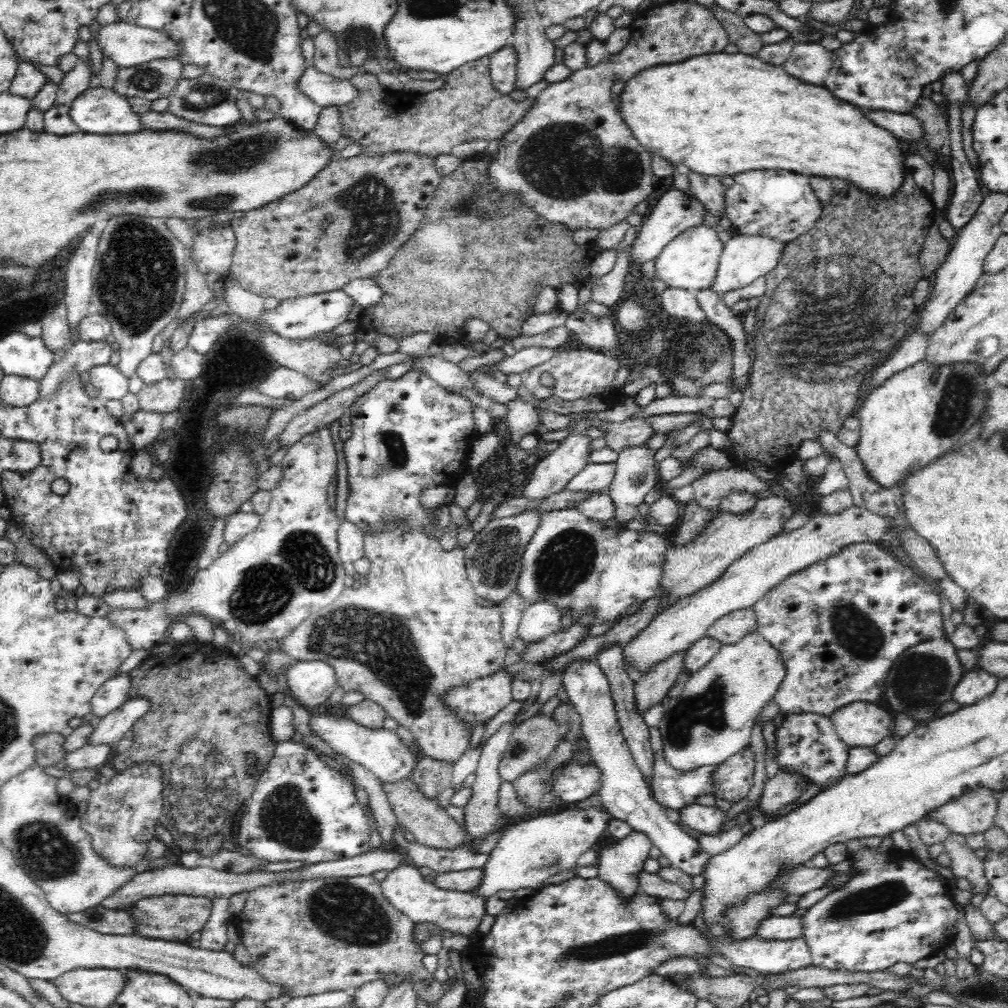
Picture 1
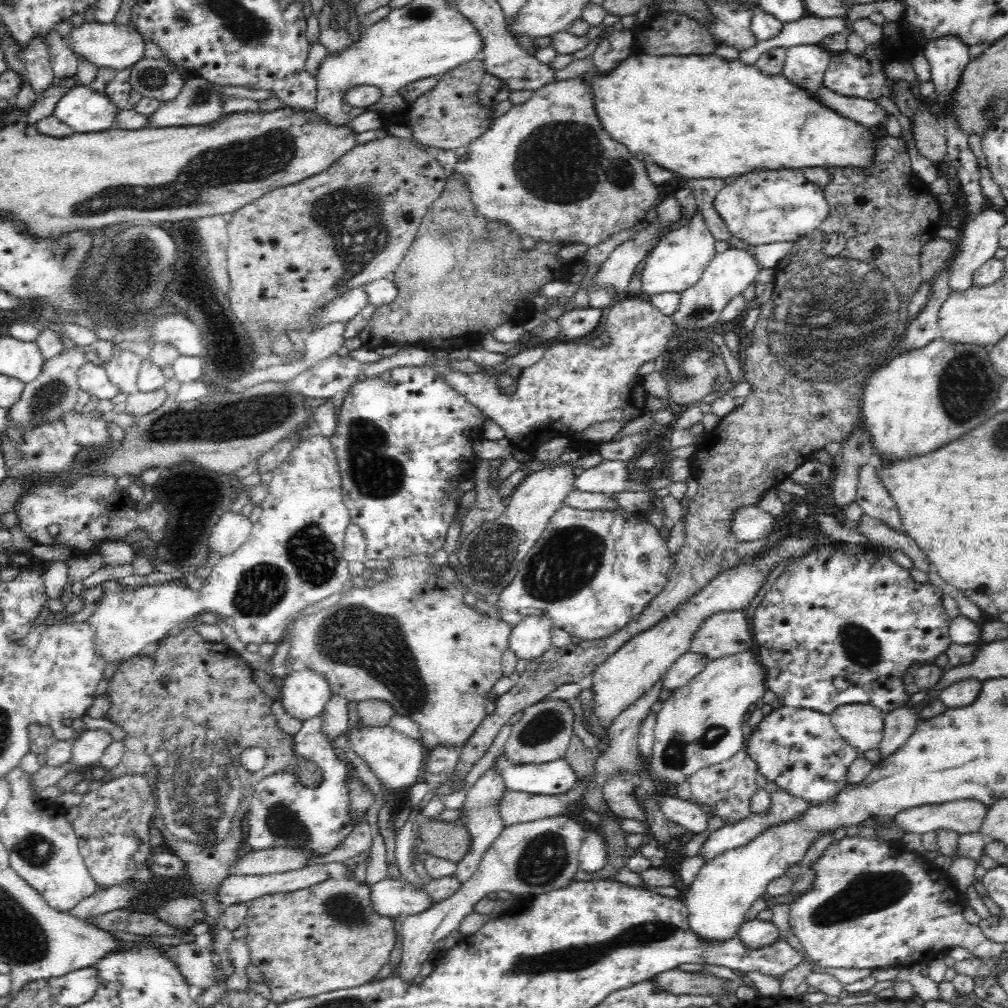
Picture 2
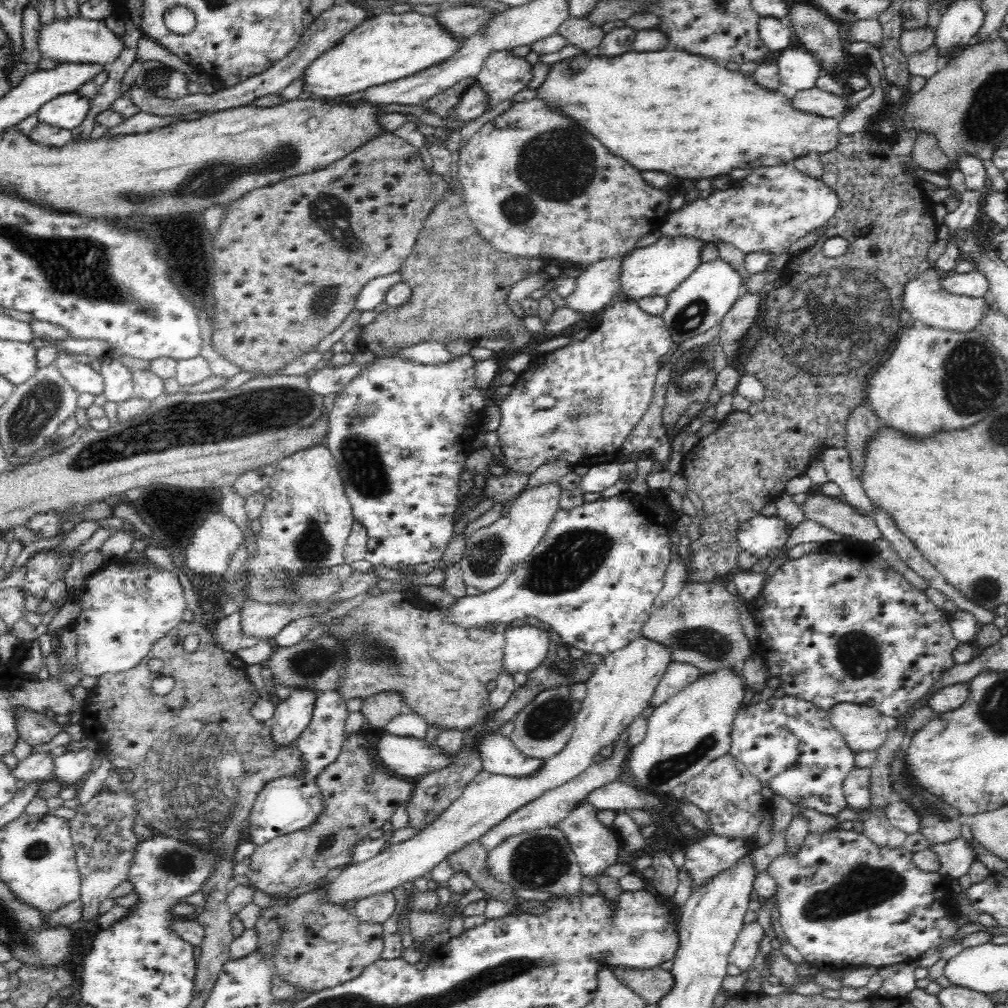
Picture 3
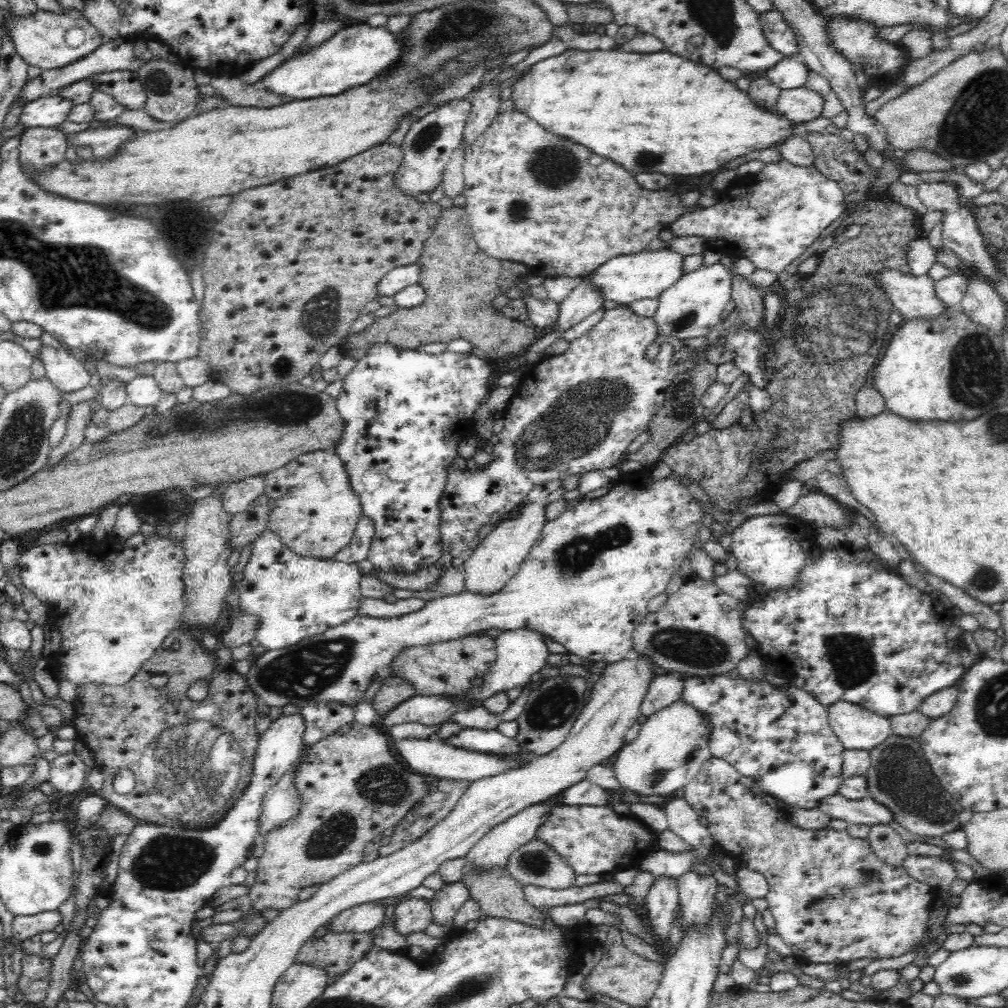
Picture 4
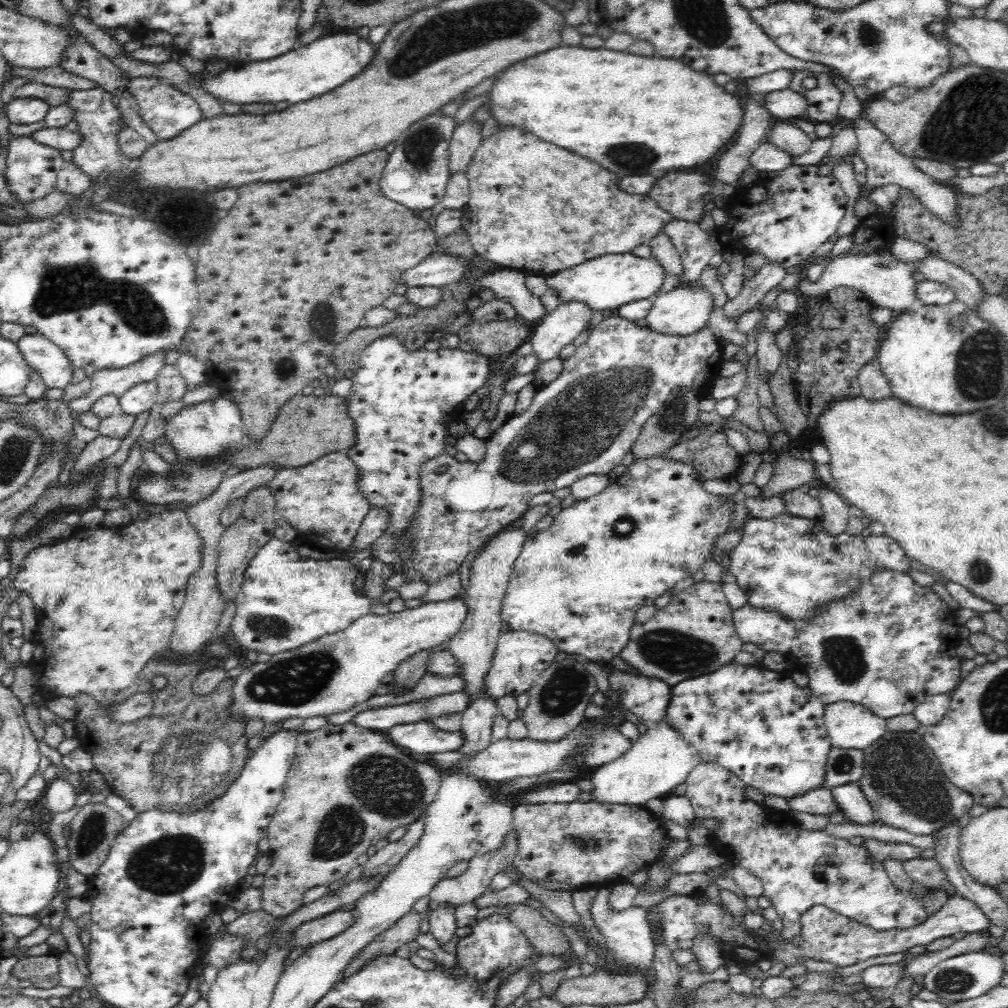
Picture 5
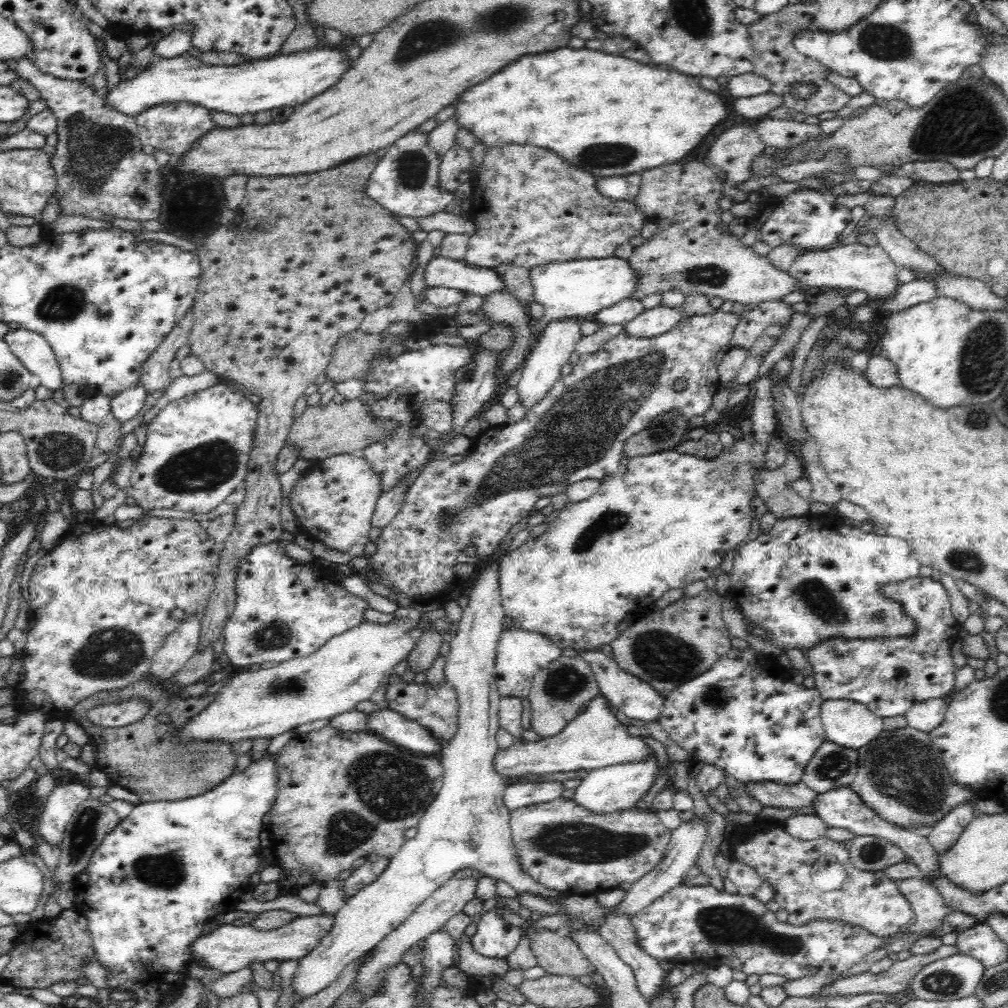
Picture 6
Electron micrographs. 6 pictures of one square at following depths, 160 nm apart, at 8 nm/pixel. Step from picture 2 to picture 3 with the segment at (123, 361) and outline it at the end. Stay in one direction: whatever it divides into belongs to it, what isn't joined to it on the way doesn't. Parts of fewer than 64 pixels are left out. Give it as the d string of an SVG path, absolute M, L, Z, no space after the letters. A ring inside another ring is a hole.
M102 360L100 366L103 394L108 402L118 404L133 396L131 366L127 367L120 360Z

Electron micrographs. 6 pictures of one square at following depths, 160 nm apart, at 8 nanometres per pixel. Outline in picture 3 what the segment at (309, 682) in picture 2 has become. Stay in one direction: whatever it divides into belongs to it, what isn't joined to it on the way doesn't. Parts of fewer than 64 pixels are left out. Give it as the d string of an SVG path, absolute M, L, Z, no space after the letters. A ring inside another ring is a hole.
M293 690L292 696L276 706L274 717L268 723L274 749L297 743L302 732L310 725L315 694Z

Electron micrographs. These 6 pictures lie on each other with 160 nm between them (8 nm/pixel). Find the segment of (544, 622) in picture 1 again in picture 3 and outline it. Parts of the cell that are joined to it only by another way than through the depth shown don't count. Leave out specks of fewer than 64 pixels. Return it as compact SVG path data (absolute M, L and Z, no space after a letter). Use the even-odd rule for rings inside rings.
M534 625L508 627L504 635L503 672L516 676L528 675L532 670L545 663L552 641L549 633Z

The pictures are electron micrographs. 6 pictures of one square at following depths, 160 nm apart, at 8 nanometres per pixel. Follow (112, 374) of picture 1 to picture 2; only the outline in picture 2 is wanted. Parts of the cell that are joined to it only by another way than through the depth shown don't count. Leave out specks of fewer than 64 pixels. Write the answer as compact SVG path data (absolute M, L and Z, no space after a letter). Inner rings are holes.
M88 362L82 364L76 372L76 378L79 384L76 390L84 390L98 400L110 400L118 394L118 389L112 385L102 365L94 365Z

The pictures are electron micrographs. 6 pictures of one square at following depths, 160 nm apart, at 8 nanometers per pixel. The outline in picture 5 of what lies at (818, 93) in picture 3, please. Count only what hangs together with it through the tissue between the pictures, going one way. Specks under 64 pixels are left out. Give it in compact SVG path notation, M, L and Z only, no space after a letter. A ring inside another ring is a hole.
M790 88L765 94L760 101L775 120L806 118L806 99Z

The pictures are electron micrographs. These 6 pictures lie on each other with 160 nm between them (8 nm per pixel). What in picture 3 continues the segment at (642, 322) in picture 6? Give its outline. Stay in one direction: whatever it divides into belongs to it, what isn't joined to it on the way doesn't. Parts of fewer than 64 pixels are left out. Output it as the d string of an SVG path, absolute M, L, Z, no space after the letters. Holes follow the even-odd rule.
M716 258L700 263L692 274L667 294L667 308L661 318L673 342L680 344L722 323L741 294L740 275L726 261Z

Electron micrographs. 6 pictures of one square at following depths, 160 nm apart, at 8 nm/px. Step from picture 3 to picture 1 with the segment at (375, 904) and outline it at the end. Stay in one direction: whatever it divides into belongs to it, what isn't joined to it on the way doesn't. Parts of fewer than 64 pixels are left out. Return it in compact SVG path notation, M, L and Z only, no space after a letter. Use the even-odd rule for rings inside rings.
M411 863L396 866L380 882L380 890L390 905L408 916L410 920L426 924L435 924L438 928L452 930L455 934L470 937L484 918L484 900L486 898L468 892L442 890L434 883L425 880L424 871Z

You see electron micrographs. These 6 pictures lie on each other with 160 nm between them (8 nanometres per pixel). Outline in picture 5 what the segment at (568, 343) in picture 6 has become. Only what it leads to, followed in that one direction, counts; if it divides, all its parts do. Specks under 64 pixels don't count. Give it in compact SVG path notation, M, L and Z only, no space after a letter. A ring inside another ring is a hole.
M560 303L552 314L548 314L540 325L533 328L528 339L534 355L538 357L538 366L532 370L534 376L542 363L559 357L562 348L573 344L580 333L586 332L593 314L584 303Z

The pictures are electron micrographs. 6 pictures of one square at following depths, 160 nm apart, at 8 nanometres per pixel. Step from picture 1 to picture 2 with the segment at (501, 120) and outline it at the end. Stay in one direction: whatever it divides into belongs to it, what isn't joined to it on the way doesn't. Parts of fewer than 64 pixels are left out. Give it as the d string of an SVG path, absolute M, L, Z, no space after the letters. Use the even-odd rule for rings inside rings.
M475 59L451 68L439 76L439 81L434 87L409 103L407 112L401 114L400 120L412 128L412 134L420 144L436 146L442 150L455 150L460 146L468 146L482 132L488 130L493 120L488 117L490 107L480 105L476 97L476 90L485 75L484 72L482 61Z

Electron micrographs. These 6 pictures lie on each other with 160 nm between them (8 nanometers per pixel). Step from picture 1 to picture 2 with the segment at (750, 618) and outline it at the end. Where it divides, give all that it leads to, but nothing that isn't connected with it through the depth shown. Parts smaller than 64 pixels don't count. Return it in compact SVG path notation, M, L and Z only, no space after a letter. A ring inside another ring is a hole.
M742 610L716 612L700 622L690 638L688 651L712 660L736 656L753 645L746 614Z

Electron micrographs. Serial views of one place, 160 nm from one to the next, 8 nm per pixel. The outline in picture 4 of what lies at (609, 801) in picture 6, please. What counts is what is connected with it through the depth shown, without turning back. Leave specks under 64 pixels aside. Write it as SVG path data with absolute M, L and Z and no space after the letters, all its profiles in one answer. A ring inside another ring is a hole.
M682 700L655 712L641 726L638 737L616 753L616 761L610 766L616 781L626 791L646 797L665 798L683 788L711 758L708 724L705 716Z

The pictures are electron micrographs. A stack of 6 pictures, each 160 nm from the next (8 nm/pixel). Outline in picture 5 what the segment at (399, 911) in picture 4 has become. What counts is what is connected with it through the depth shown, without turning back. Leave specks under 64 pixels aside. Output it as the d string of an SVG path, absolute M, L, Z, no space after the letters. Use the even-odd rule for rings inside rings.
M412 911L406 913L400 920L397 920L392 928L385 930L379 934L371 944L362 949L343 970L343 977L340 981L345 981L349 976L355 975L362 967L371 961L376 960L376 957L384 955L394 955L396 950L403 944L411 941L416 941L420 932L420 919L422 913Z

